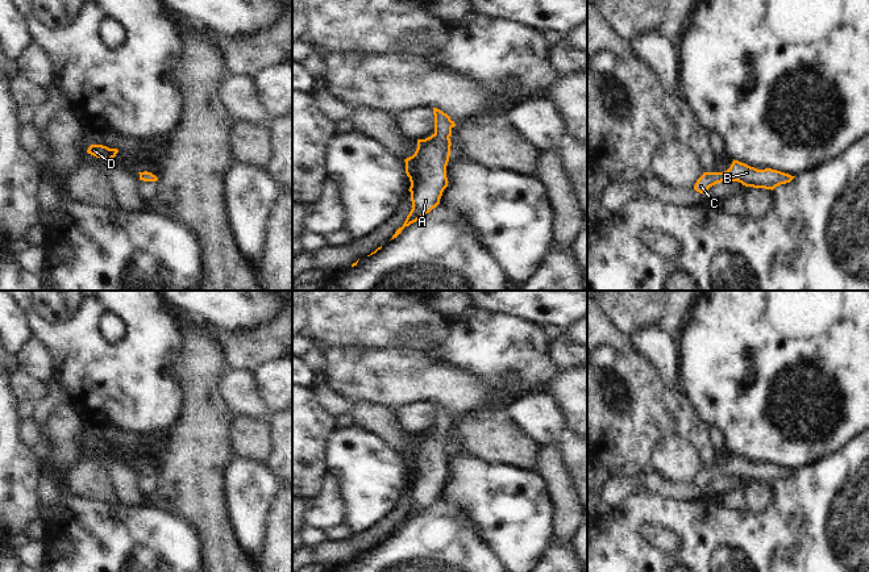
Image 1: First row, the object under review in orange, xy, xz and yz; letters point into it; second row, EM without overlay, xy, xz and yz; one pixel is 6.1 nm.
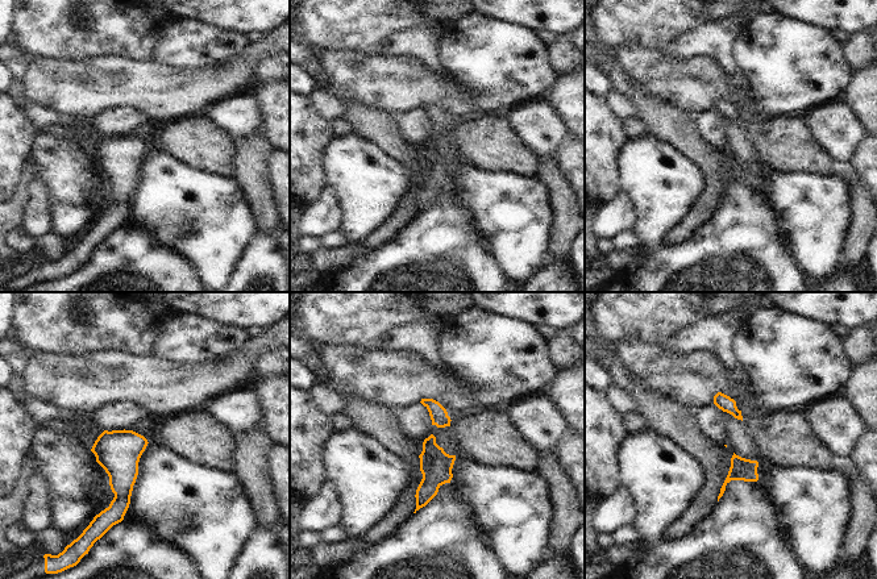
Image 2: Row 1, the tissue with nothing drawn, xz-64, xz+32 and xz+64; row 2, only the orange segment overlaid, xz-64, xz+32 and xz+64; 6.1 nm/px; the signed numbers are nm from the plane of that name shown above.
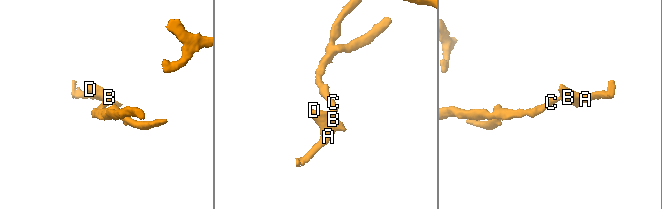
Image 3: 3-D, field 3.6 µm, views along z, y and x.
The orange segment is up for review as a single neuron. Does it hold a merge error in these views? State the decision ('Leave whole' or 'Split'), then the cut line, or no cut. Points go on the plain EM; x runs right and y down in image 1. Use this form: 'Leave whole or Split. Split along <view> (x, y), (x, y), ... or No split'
Leave whole. No split

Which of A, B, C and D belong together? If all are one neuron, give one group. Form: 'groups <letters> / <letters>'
groups A B C D

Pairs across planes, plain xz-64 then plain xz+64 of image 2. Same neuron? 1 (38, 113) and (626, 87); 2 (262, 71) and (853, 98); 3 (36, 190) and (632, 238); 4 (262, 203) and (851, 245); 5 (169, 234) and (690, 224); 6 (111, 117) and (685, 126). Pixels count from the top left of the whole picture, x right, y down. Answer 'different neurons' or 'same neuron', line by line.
1: different neurons
2: different neurons
3: different neurons
4: same neuron
5: different neurons
6: different neurons

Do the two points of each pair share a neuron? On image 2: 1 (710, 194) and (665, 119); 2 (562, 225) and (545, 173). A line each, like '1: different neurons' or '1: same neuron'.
1: same neuron
2: same neuron

